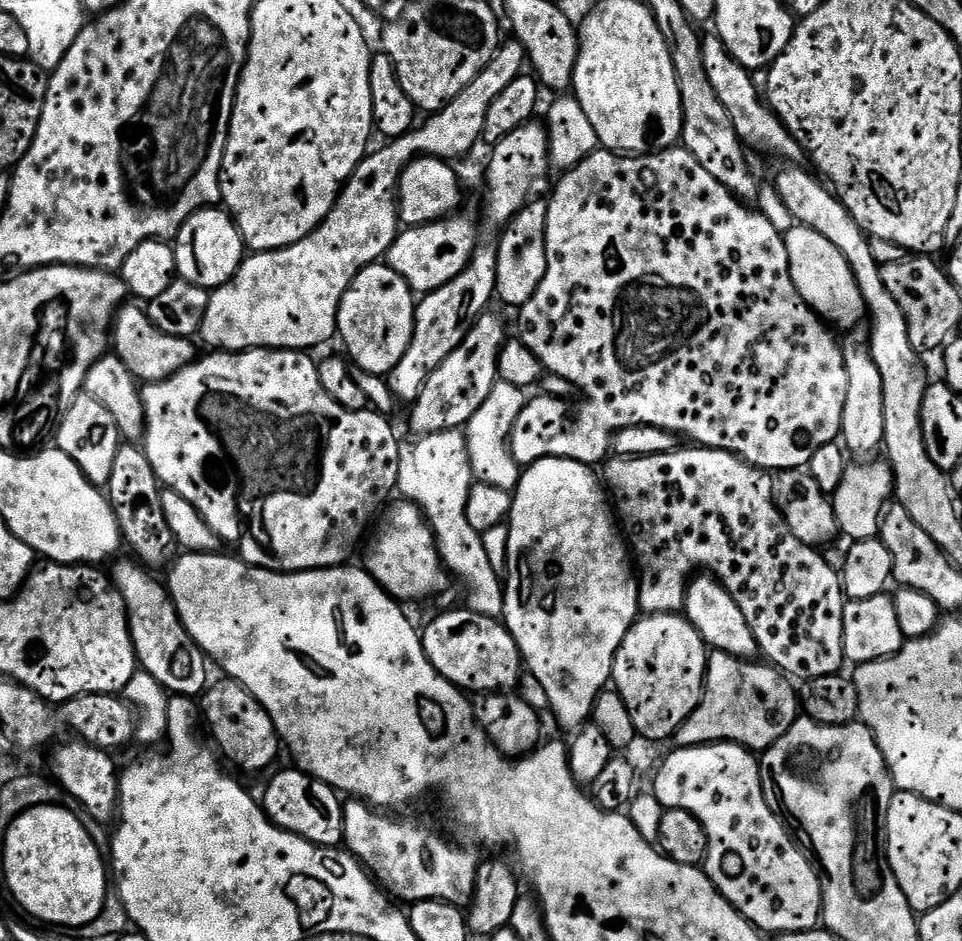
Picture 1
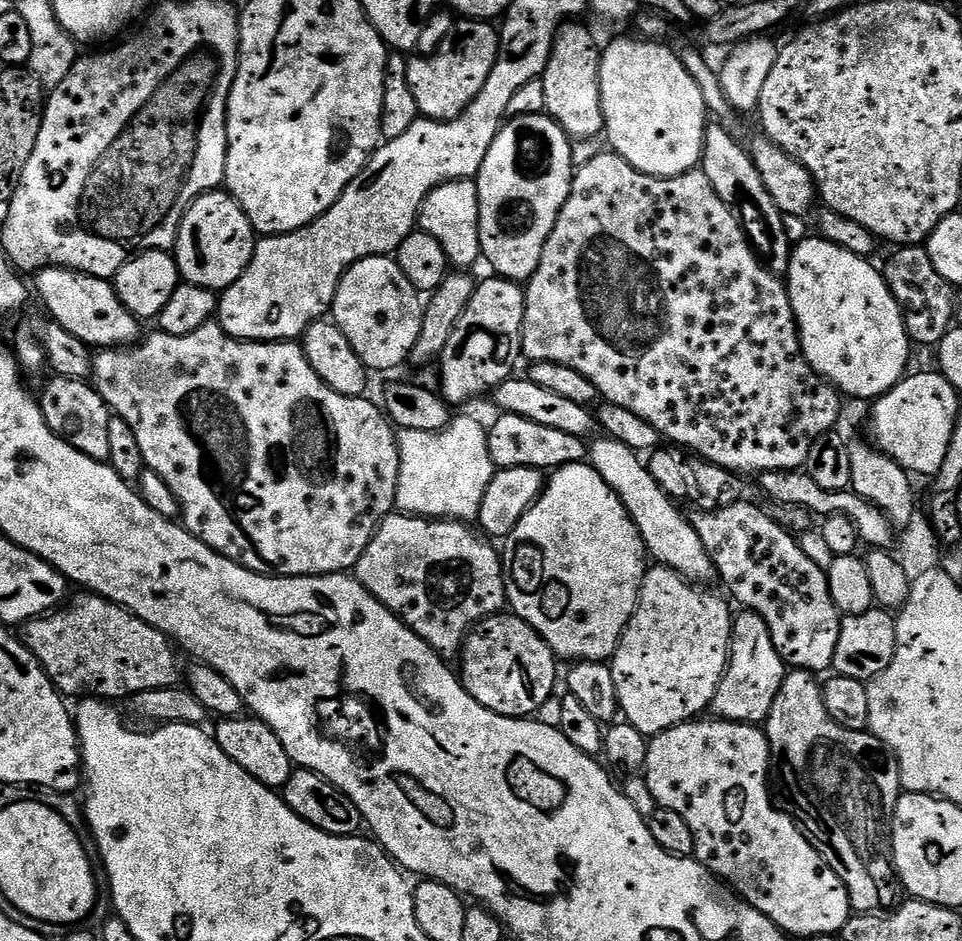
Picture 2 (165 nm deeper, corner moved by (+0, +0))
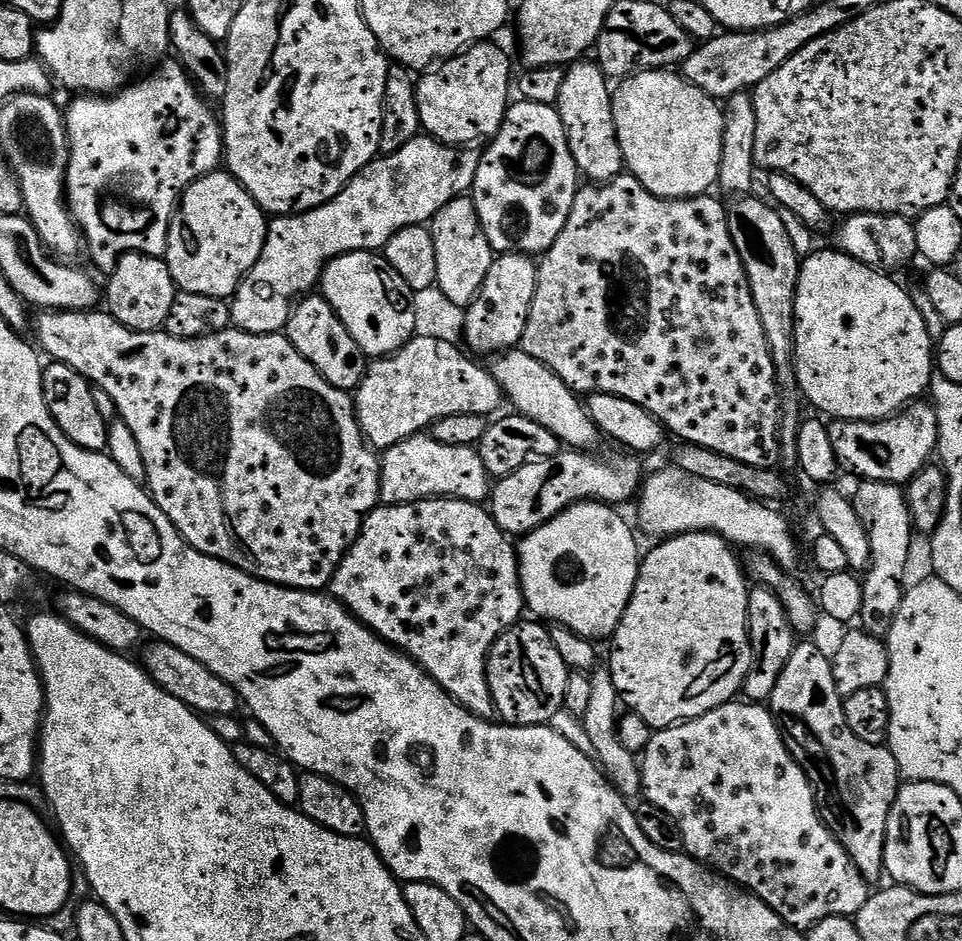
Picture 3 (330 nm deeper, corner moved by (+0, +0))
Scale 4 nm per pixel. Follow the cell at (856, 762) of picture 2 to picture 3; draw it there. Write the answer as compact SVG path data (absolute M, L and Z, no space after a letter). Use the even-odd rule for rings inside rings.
M797 643L796 649L790 654L790 662L786 662L786 670L782 670L778 678L778 686L774 686L770 711L780 725L788 753L798 762L798 766L812 784L812 790L816 794L816 807L820 810L825 826L844 847L865 880L875 882L879 876L883 877L886 826L896 795L902 787L900 767L890 749L879 744L862 742L862 738L858 738L858 734L854 734L854 730L846 726L844 701L832 673L829 653L824 653L812 644Z

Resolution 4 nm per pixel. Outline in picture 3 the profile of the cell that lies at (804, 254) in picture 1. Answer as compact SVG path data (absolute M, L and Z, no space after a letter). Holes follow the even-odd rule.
M843 250L836 252L813 251L811 255L803 257L800 265L800 277L796 287L796 373L805 401L812 404L820 413L828 418L837 420L886 420L896 415L901 408L919 401L920 396L929 391L934 375L934 336L928 333L928 324L922 313L916 309L914 301L908 297L908 292L900 284L891 280L891 275L883 271L876 271L870 265L863 264Z

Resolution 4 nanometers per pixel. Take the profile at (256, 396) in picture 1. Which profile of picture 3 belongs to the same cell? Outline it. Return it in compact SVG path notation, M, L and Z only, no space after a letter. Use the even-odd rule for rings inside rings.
M44 310L39 313L40 316L35 317L34 328L36 324L36 336L40 339L39 347L42 349L45 357L51 358L55 363L68 364L74 370L78 370L78 374L82 374L87 378L88 383L106 390L107 394L114 400L114 406L119 412L119 419L123 420L126 426L130 426L134 439L138 441L138 446L142 449L142 462L146 462L146 488L150 493L152 501L166 514L166 518L170 518L170 522L174 522L174 526L182 534L182 538L191 548L196 548L202 554L206 554L210 558L220 560L224 564L234 566L238 570L245 572L247 576L253 576L255 580L265 580L267 584L279 584L281 588L298 588L302 592L315 592L324 590L329 587L334 578L334 574L338 570L338 566L342 562L344 555L352 548L352 544L360 537L360 528L364 525L364 519L372 513L381 503L380 498L380 462L381 457L370 447L364 438L364 433L360 430L360 423L356 421L356 406L353 397L347 392L338 390L334 386L330 386L330 382L326 382L326 378L322 378L322 374L318 374L318 370L314 370L314 366L310 366L310 362L306 362L306 358L302 358L302 354L298 354L298 350L294 350L294 346L288 341L287 335L273 334L270 336L255 336L252 332L242 332L235 326L229 326L223 332L212 332L208 336L203 336L197 340L179 340L168 335L163 330L154 332L134 332L131 328L122 326L113 316L109 316L104 310L89 310L86 312L57 312L55 310Z

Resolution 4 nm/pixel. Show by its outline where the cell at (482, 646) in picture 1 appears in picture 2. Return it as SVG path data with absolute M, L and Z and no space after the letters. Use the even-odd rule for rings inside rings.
M515 614L488 616L476 625L464 639L464 647L458 657L458 675L464 689L482 706L494 710L499 716L514 716L517 718L535 717L536 711L548 700L553 699L556 688L556 664L558 657L543 638L529 624Z

